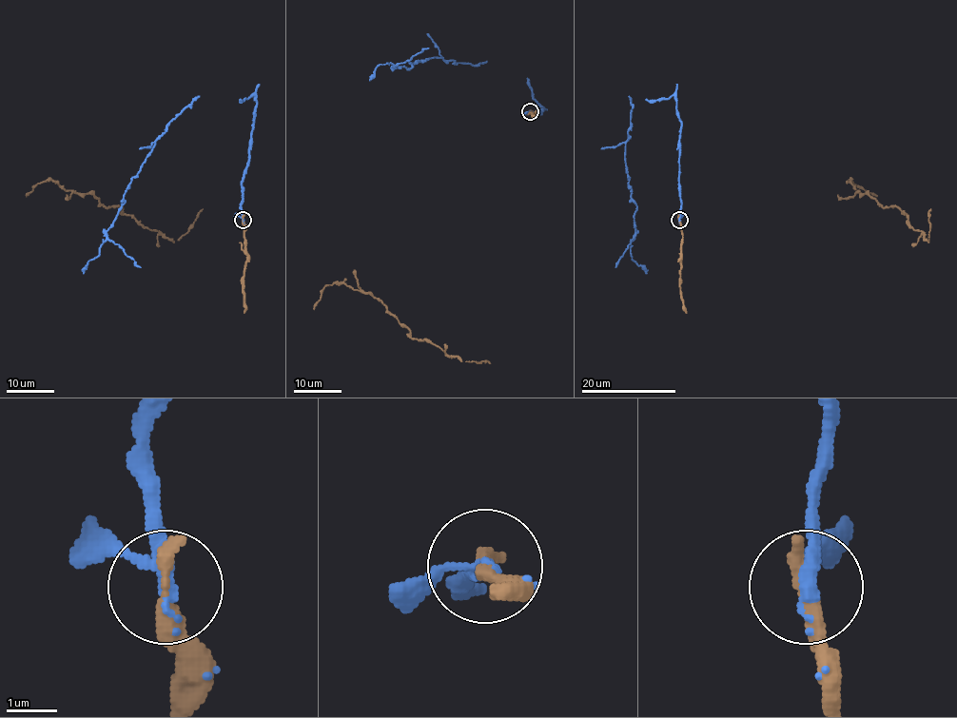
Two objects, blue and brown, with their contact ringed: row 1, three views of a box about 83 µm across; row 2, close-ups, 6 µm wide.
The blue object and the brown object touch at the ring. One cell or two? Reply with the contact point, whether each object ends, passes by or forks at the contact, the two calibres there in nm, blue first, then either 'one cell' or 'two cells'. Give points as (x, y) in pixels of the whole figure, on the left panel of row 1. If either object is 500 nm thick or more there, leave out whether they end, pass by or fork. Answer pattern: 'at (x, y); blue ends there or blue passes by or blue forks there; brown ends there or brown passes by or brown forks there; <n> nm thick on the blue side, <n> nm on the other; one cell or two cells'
at (243, 220); blue passes by; brown ends there; 240 nm thick on the blue side, 380 nm on the other; one cell

